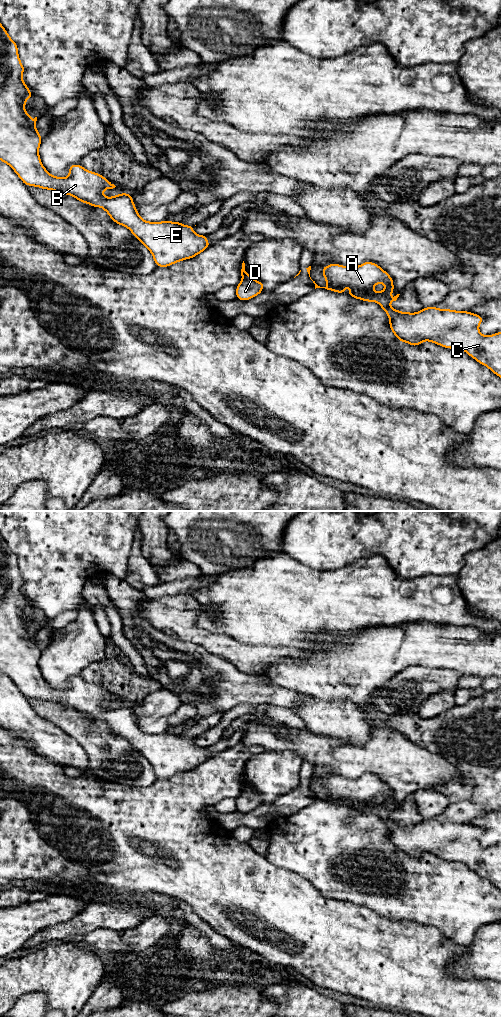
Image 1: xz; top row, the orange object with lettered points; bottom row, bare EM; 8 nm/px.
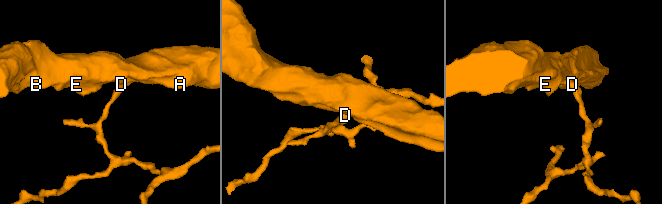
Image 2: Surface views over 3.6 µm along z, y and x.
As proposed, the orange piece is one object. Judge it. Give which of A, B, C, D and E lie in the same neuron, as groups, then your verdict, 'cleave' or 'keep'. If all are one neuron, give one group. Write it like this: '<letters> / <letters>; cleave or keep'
A B C D E; keep

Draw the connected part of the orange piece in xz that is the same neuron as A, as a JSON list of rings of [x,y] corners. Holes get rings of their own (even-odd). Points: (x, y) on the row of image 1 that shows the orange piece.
[[[370,261],[359,266],[343,266],[332,263],[322,267],[321,270],[327,286],[320,287],[313,281],[315,289],[325,288],[366,302],[378,303],[388,315],[390,329],[399,341],[411,346],[419,346],[422,342],[429,341],[448,349],[463,350],[479,364],[486,366],[501,378],[501,331],[492,335],[482,335],[479,331],[479,325],[484,320],[482,316],[469,311],[439,309],[434,306],[424,307],[415,313],[393,309],[390,307],[390,303],[396,301],[400,295],[389,297],[394,292],[394,281],[378,264]],[[378,283],[384,284],[386,288],[376,293],[373,288]]]

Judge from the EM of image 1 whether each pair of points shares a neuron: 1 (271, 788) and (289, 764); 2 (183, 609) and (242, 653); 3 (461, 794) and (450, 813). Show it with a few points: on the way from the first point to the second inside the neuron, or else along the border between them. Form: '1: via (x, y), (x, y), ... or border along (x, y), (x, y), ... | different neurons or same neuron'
1: via (272, 782), (283, 770) | same neuron
2: via (190, 626), (201, 637), (225, 647) | same neuron
3: border along (450, 803), (473, 802), (480, 806) | different neurons

